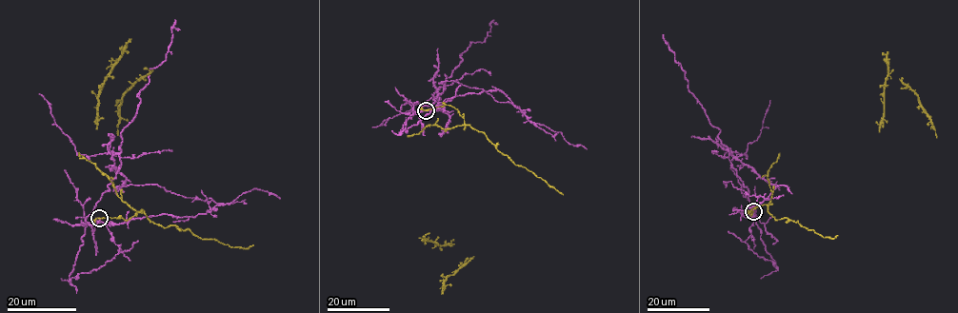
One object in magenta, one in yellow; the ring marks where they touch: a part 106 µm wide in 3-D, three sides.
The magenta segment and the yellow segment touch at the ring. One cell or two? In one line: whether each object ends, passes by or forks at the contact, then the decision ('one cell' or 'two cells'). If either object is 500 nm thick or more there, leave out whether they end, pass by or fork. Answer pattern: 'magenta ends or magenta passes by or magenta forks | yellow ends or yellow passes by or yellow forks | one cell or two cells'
magenta passes by | yellow passes by | two cells

